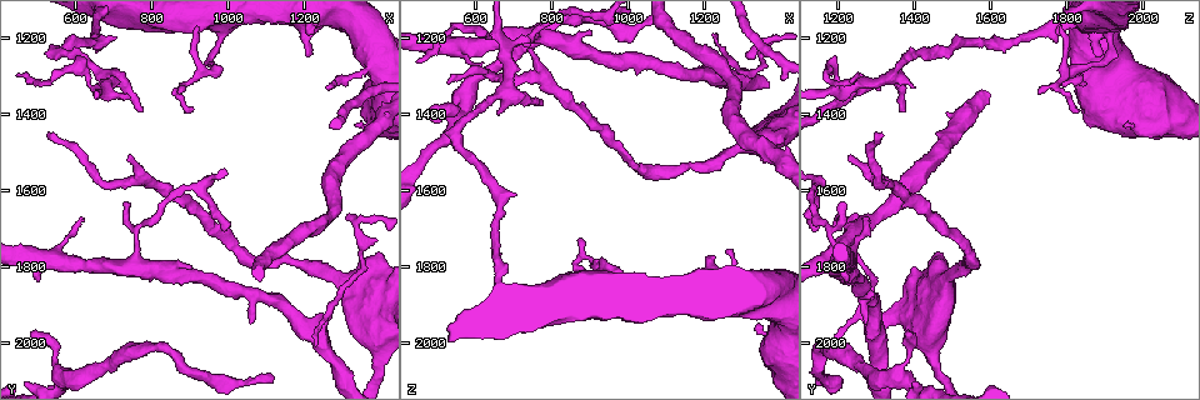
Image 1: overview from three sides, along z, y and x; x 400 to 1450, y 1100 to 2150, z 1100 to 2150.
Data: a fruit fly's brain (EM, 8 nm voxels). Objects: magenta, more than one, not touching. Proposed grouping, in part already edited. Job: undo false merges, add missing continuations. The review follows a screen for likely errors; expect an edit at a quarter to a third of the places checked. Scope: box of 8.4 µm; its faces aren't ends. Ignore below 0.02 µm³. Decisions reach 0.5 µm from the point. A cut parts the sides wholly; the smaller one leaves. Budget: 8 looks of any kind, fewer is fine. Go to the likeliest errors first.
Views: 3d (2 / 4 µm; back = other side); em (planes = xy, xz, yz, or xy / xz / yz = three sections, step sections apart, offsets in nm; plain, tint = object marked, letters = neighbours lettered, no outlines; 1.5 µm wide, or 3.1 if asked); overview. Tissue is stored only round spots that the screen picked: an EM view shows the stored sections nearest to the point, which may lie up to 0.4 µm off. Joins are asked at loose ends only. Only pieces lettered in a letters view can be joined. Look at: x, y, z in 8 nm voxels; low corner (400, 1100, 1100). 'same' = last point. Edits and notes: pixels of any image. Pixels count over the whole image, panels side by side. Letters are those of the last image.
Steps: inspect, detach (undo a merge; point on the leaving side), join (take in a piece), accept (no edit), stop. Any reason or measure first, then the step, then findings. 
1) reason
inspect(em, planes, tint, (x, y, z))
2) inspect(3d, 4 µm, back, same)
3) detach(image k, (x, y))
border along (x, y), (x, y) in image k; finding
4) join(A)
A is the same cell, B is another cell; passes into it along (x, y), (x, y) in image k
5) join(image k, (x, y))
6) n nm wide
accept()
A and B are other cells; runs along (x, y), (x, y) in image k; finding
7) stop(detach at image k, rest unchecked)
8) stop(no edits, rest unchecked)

thin end
inspect(em, planes, letters, (1230, 2005, 1190))

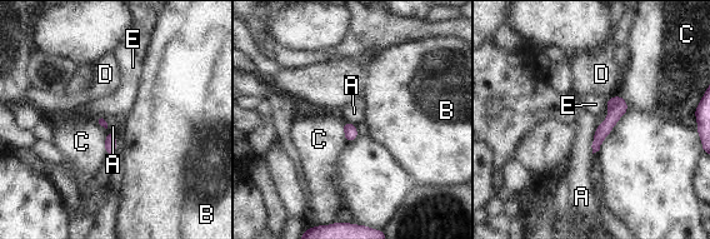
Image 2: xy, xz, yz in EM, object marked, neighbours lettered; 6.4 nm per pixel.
80 nm wide
accept()
A, B, C, D and E are other cells; runs along (620, 100), (595, 148) in image 2; none of them fits

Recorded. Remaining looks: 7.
free end
inspect(em, xz, step 4, tint, (1200, 1190, 1785))

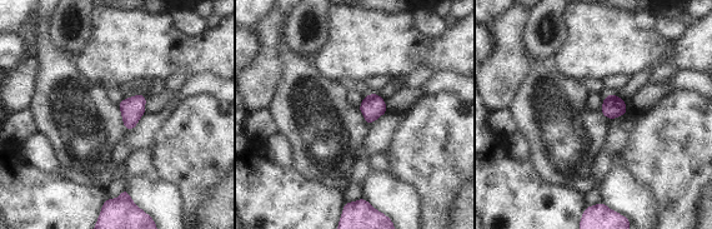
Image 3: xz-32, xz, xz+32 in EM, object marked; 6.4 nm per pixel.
another direction
inspect(em, planes, letters, same)

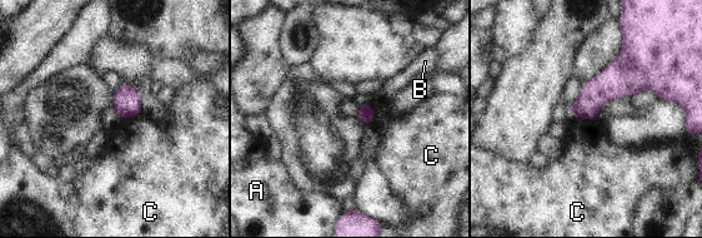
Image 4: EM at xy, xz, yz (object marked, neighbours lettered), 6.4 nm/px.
C touches over 150 nm
accept()
A, B and C are other cells; border along (362, 102), (372, 108), (370, 123) in image 4; none of them fits

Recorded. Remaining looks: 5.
thin end
inspect(3d, 4 µm, back, (735, 1640, 1220))

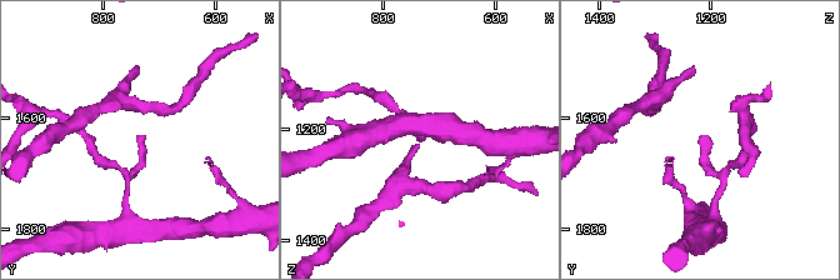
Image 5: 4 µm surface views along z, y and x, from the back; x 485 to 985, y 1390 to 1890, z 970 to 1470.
inspect(em, xz, step 4, letters, (735, 1640, 1220))

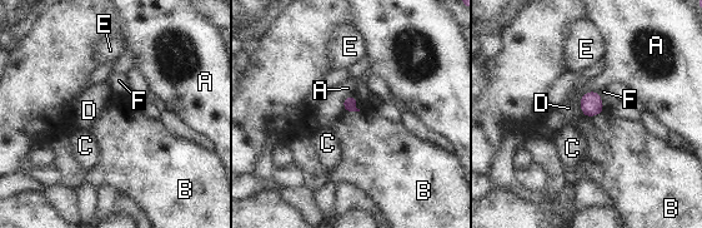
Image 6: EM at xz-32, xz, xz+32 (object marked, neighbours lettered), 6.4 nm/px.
accept()
A, B, C, D, E and F are other cells; border along (602, 110), (595, 115), (585, 117) in image 6; none of them fits

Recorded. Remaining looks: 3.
stop(no edits, rest unchecked)

